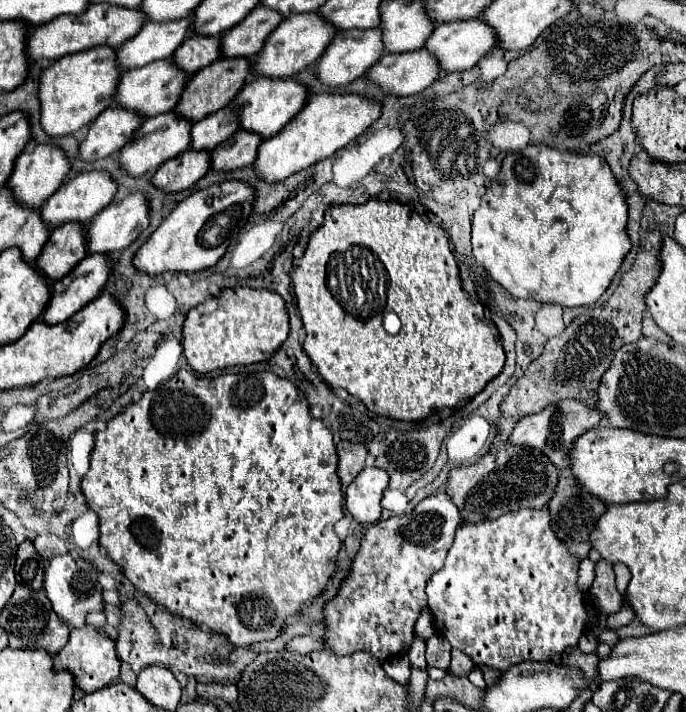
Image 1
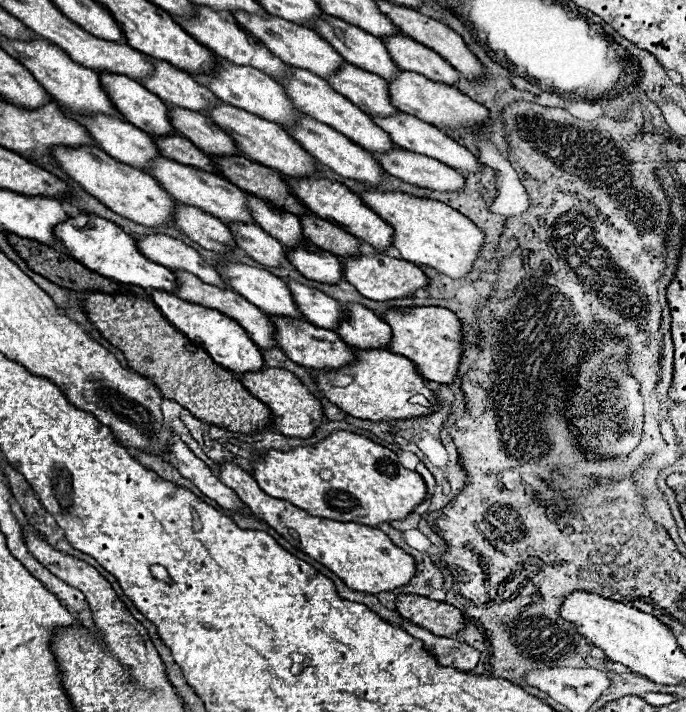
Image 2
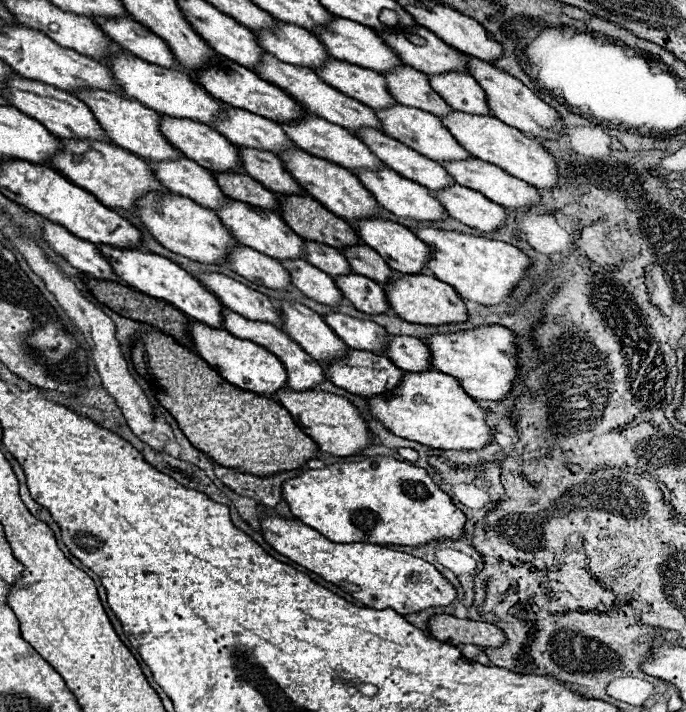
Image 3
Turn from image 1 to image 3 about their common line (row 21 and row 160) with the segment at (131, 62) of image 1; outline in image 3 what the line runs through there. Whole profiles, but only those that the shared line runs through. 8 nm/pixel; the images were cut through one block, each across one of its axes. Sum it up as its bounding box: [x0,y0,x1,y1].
[148,158,230,210]

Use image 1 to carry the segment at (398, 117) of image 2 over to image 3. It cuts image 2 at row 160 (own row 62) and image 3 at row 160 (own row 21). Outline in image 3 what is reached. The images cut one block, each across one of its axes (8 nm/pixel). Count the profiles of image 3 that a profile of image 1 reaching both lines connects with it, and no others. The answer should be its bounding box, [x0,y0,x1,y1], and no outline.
[442,158,542,210]

